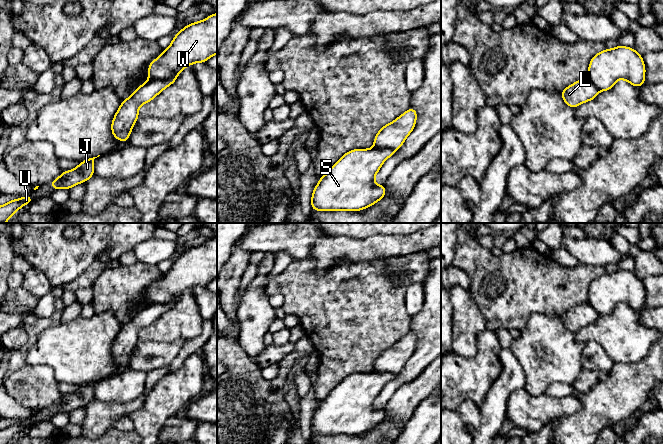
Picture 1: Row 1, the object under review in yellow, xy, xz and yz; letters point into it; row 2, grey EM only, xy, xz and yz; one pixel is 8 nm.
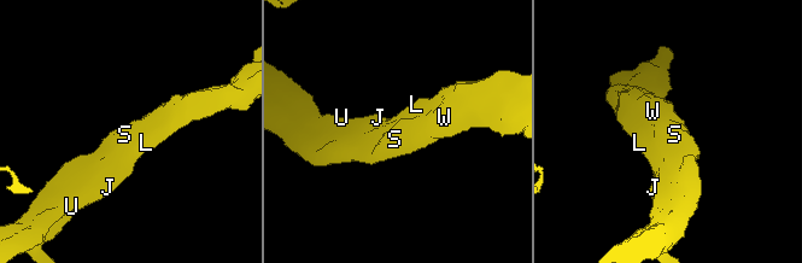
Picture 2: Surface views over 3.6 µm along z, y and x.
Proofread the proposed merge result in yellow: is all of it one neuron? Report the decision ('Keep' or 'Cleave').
Keep

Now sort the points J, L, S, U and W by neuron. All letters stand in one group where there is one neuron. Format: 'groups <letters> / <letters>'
groups J L S U W

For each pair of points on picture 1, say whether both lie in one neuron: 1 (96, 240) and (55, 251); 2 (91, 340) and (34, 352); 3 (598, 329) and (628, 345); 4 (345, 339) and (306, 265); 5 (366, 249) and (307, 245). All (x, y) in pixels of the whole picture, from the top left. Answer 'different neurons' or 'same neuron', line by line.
1: same neuron
2: same neuron
3: same neuron
4: same neuron
5: same neuron

